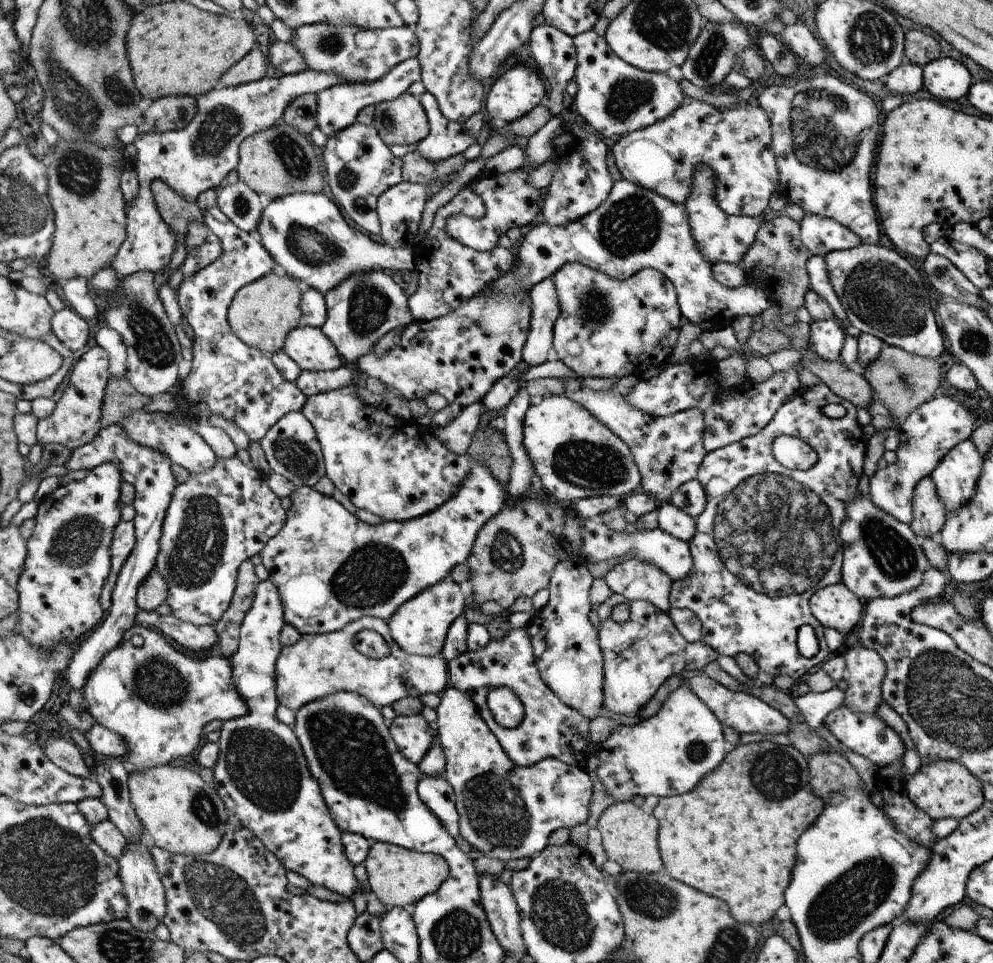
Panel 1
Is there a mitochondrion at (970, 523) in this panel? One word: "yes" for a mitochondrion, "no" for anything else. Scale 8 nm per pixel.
no

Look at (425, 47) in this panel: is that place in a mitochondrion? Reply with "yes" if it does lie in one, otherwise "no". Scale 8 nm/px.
no

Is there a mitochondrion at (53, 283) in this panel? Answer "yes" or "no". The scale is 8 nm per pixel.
no

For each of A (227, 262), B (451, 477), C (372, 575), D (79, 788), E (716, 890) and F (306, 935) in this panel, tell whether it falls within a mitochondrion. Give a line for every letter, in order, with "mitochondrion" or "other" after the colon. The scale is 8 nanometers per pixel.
A: other
B: other
C: mitochondrion
D: other
E: other
F: other

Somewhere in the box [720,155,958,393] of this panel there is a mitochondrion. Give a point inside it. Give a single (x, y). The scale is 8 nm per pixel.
(886, 298)

